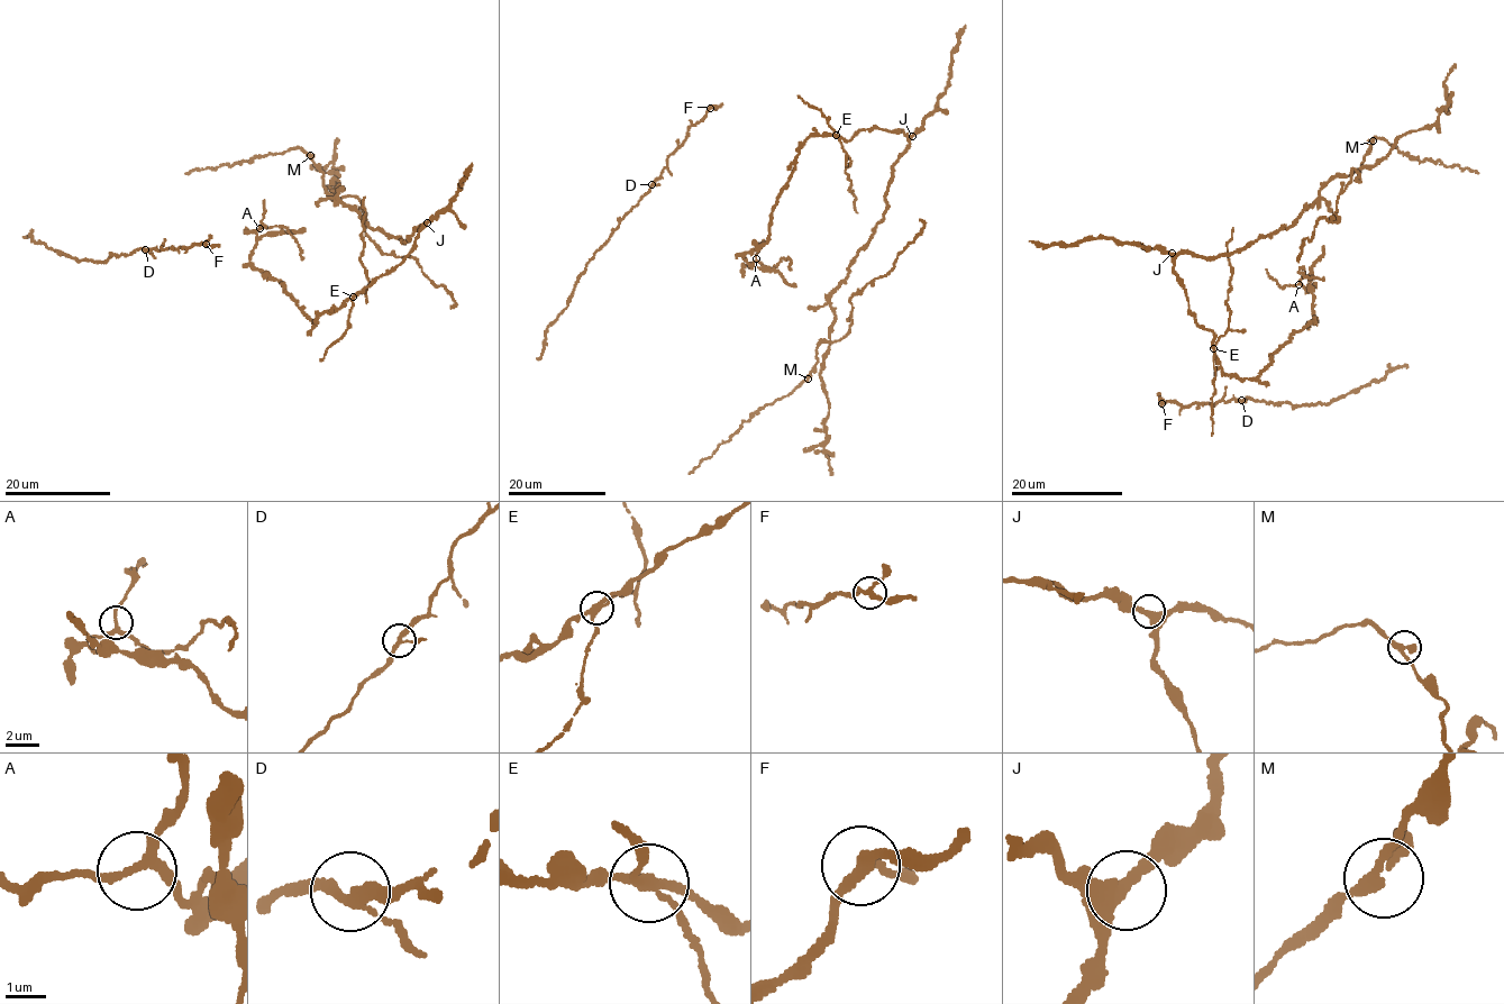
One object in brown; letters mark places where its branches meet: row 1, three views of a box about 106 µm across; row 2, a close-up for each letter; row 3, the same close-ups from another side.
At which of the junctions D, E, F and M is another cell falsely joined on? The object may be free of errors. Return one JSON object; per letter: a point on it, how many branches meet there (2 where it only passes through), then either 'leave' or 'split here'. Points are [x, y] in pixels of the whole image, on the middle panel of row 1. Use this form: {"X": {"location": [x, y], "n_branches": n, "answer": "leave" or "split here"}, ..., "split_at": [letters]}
{"D": {"location": [652, 184], "n_branches": 3, "answer": "leave"}, "E": {"location": [836, 135], "n_branches": 4, "answer": "split here"}, "F": {"location": [710, 108], "n_branches": 3, "answer": "leave"}, "M": {"location": [808, 379], "n_branches": 3, "answer": "leave"}, "split_at": ["E"]}

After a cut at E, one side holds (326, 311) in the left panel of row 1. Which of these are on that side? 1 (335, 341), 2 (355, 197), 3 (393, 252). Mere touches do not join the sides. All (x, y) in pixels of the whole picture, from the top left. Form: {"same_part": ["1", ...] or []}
{"same_part": []}

